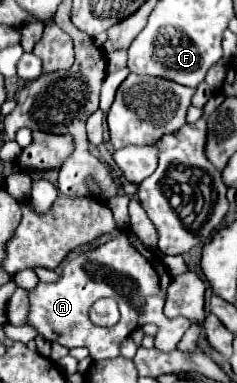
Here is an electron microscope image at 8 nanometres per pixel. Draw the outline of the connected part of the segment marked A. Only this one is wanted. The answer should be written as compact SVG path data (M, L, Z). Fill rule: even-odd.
M123 229L115 239L107 241L105 245L65 259L61 269L61 279L57 283L39 283L37 289L29 293L29 325L33 325L47 341L57 341L67 349L87 347L93 361L119 357L121 341L145 323L155 323L159 327L155 335L155 347L163 353L169 353L175 349L175 345L181 341L183 333L191 325L184 317L169 321L163 315L165 291L171 283L171 275L167 273L167 267L163 263L159 265L155 255L145 249L145 245L131 231ZM113 295L121 311L119 323L105 329L93 325L87 315L89 307L97 299Z

